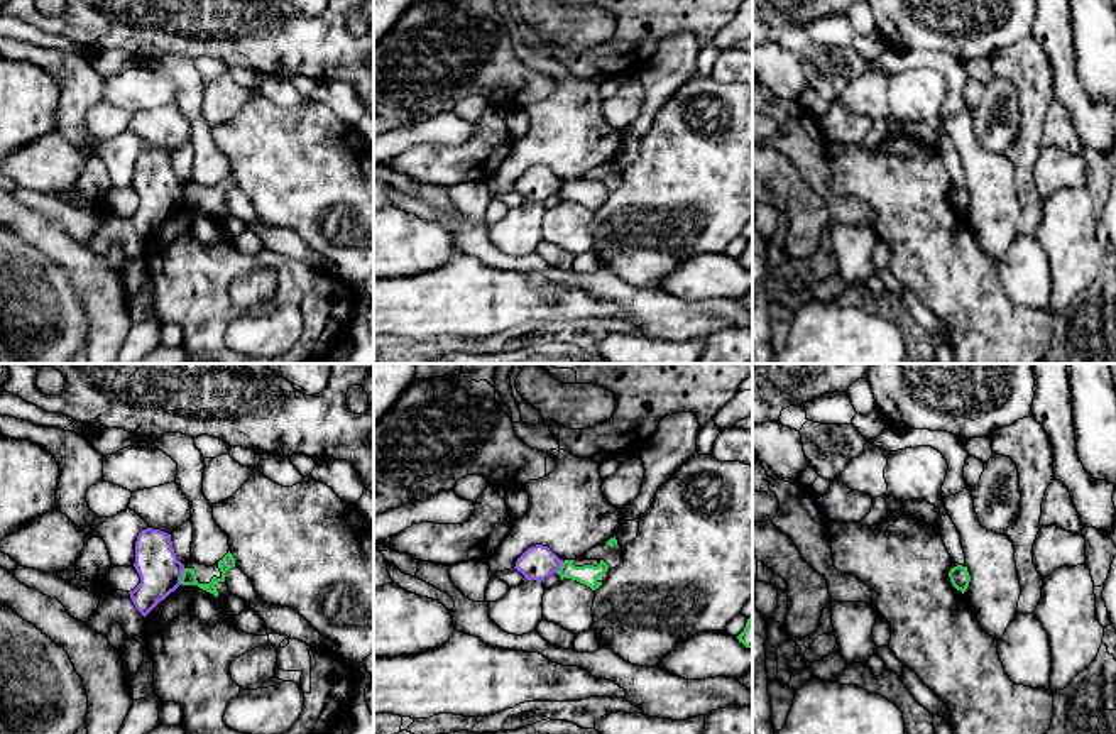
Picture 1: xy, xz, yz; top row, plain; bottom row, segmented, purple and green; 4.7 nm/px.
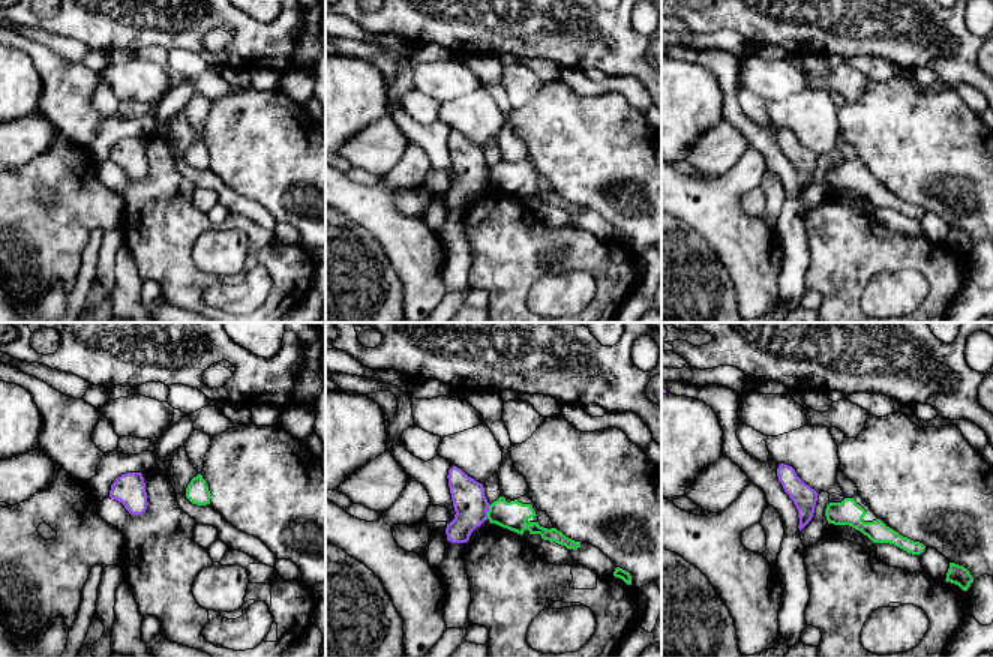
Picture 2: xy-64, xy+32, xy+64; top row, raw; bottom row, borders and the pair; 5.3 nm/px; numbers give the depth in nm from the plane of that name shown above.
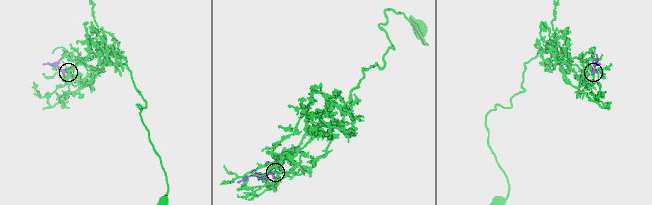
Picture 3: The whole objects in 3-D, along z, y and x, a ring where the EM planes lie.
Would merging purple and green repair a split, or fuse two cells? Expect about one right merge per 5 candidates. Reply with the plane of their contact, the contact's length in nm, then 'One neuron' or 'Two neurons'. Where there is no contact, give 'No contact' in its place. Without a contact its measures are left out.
Touches purple in xy. Shared border 80 nm. Two neurons

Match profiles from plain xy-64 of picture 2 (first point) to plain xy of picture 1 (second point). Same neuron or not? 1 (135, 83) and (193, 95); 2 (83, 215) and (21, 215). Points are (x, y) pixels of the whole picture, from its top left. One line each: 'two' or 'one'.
1: two
2: two

